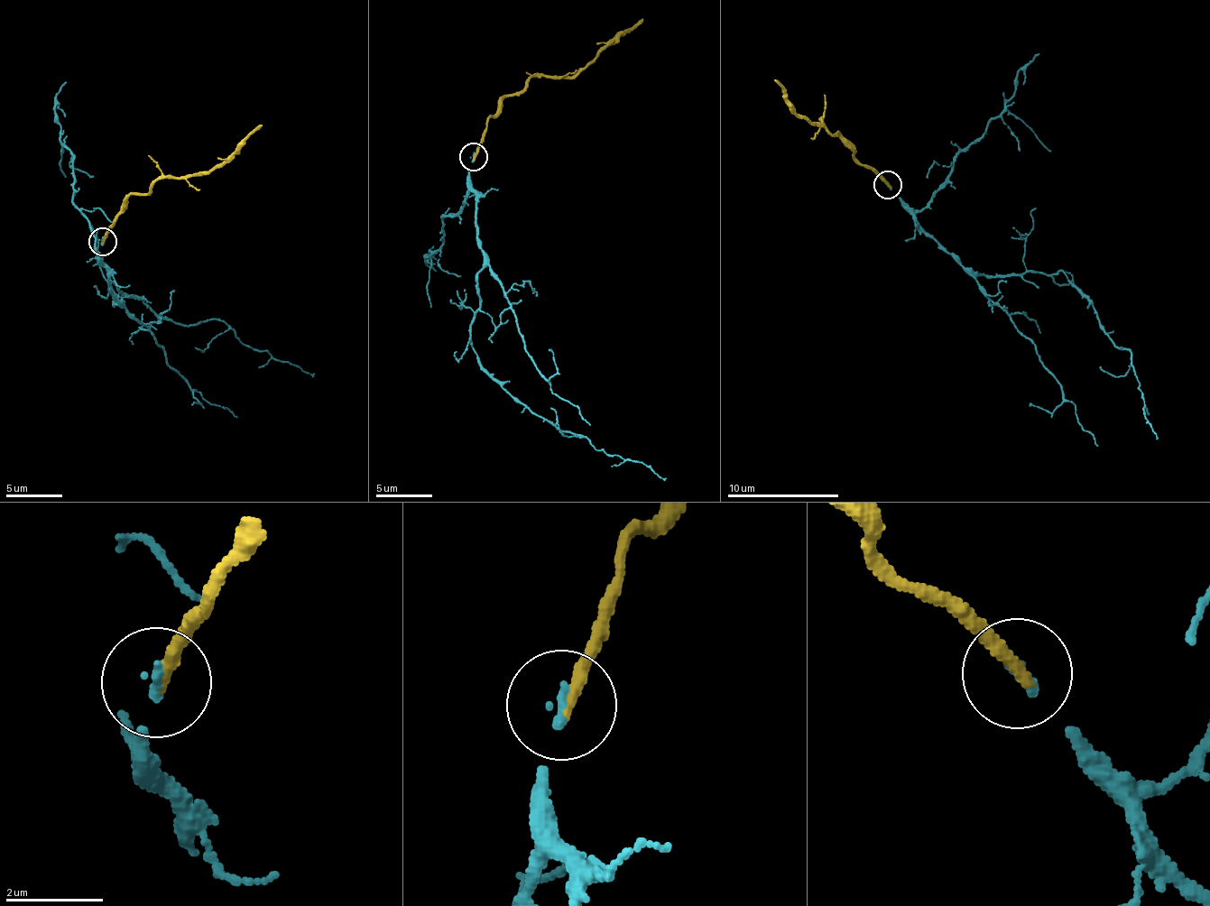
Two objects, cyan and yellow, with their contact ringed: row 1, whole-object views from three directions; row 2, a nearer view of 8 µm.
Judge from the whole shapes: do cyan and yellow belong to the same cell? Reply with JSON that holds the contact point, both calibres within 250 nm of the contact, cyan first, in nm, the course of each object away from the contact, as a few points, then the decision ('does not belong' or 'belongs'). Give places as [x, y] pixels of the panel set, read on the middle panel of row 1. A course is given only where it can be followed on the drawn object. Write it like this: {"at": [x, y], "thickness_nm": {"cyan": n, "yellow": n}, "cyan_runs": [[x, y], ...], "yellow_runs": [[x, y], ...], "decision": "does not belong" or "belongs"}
{"at": [473, 157], "thickness_nm": {"cyan": 190, "yellow": 280}, "cyan_runs": [[473, 156], [468, 185], [483, 252], [472, 346], [477, 359], [534, 414], [597, 449], [647, 464], [666, 481]], "yellow_runs": [[473, 156], [491, 118], [505, 98], [517, 96], [537, 77], [579, 74], [603, 47], [632, 32], [643, 18]], "decision": "belongs"}

